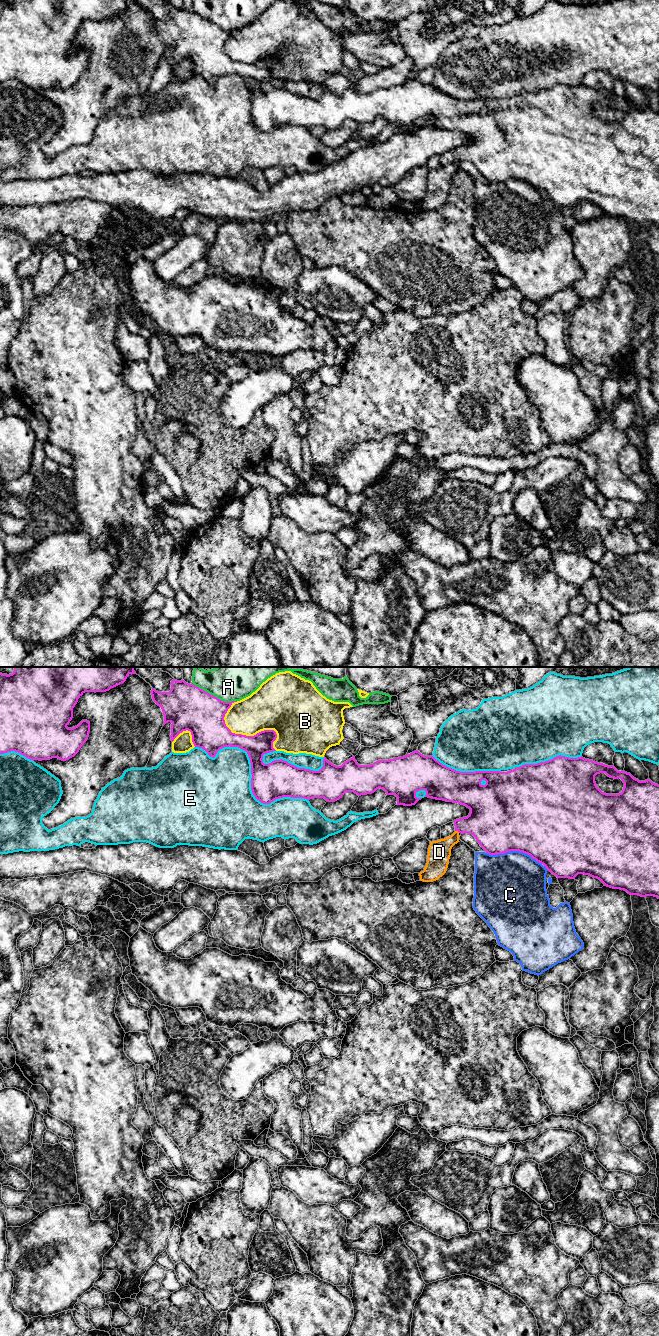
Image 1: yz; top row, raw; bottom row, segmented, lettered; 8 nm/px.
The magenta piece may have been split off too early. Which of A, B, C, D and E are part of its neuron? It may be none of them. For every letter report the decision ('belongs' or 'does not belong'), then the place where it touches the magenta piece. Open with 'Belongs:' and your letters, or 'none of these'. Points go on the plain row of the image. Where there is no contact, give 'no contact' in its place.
Belongs: none of these
A: does not belong; contact yz (214, 24)
B: does not belong; contact yz (248, 64)
C: does not belong; contact yz (514, 178)
D: does not belong; contact yz (457, 158)
E: does not belong; contact yz (252, 103)

